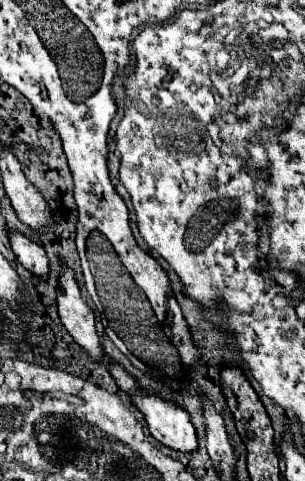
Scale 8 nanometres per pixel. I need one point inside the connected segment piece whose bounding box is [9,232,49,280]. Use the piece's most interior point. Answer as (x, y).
(33, 257)

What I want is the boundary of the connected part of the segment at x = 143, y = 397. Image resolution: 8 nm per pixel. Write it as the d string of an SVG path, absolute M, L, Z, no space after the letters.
M111 362L111 364L109 364L109 372L111 372L111 376L115 378L117 386L119 386L123 392L129 392L129 394L131 394L133 404L143 412L143 416L145 416L145 420L147 420L147 424L149 424L149 432L151 432L151 436L153 436L157 442L161 442L163 446L167 446L167 448L171 448L171 450L183 452L183 454L189 454L189 452L195 452L195 450L197 450L197 434L195 434L195 428L193 428L191 420L189 420L189 414L187 414L181 406L177 406L177 404L173 404L173 402L165 402L165 400L161 400L161 398L157 398L157 396L147 396L147 394L143 394L143 392L139 390L137 382L135 382L135 380L125 372L125 368L119 366L119 364L113 364L113 362Z

